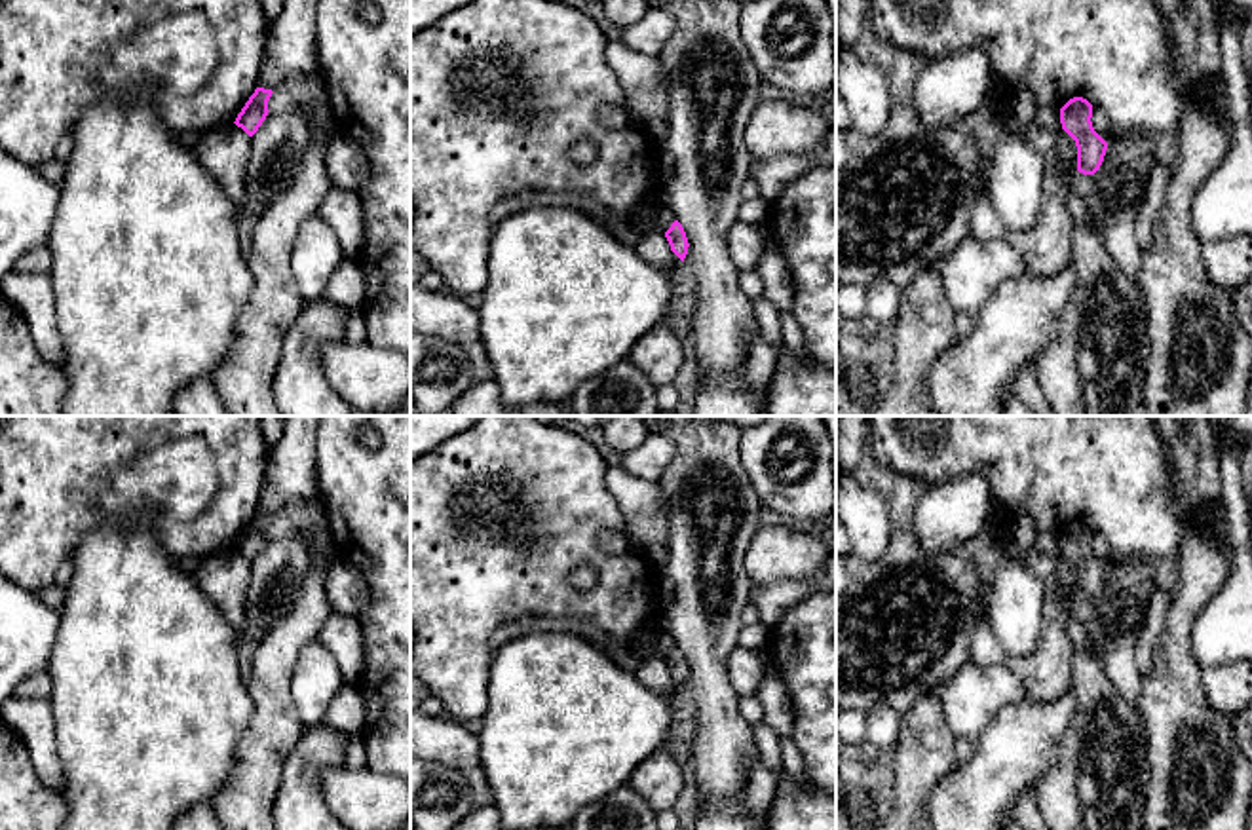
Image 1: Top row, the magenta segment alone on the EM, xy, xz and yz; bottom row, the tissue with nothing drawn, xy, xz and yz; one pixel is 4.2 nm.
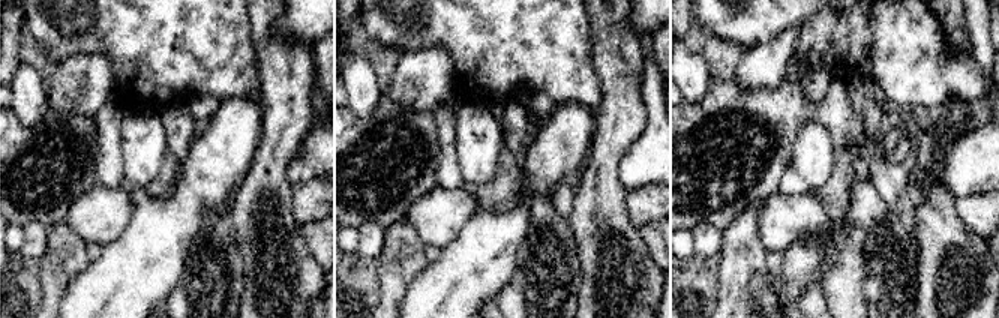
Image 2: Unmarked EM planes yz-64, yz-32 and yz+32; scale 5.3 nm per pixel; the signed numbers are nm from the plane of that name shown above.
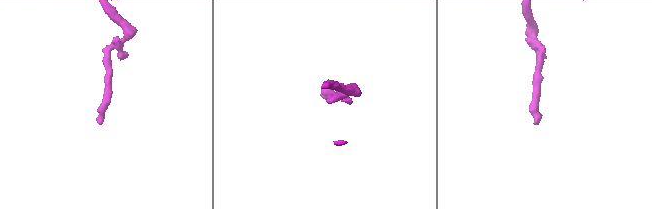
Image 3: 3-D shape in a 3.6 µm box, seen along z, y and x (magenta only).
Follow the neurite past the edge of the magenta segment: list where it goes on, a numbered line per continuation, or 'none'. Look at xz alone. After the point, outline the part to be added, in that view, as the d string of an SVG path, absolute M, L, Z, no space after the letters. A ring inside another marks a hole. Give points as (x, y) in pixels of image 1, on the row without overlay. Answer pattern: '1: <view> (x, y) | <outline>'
none

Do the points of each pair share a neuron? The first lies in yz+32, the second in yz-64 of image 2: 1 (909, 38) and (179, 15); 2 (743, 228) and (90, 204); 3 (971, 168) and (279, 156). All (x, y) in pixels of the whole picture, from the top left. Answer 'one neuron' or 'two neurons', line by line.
1: one neuron
2: two neurons
3: two neurons

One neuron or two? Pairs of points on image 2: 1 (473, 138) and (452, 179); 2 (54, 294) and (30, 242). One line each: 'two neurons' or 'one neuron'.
1: two neurons
2: two neurons

